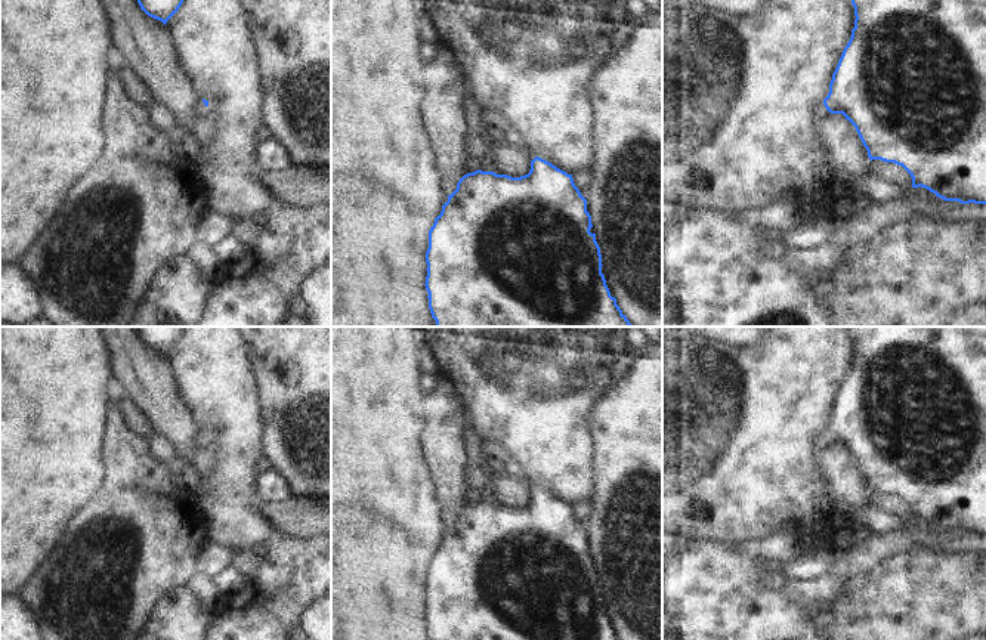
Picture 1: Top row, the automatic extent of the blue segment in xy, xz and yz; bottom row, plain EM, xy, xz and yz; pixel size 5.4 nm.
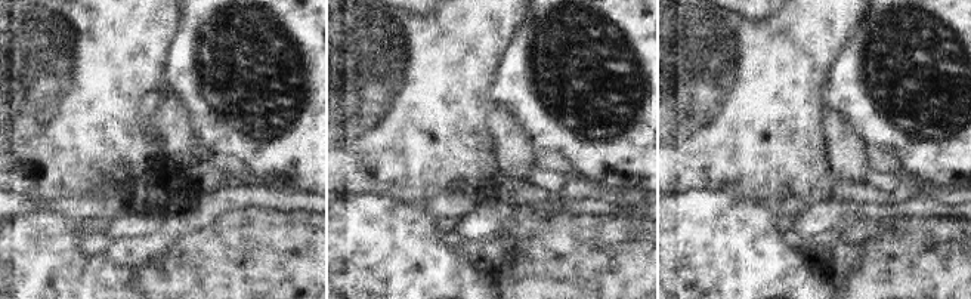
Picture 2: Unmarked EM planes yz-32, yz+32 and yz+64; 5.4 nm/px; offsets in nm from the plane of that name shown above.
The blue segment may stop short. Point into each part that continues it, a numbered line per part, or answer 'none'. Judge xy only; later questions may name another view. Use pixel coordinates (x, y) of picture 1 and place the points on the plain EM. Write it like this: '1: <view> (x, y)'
1: xy (200, 441)

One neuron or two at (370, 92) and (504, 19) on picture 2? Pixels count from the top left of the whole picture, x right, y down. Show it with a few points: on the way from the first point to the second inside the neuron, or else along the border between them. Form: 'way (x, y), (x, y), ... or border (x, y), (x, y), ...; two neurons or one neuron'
way (404, 91), (411, 91), (421, 82), (470, 33); one neuron

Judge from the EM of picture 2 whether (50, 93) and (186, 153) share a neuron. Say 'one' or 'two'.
two

